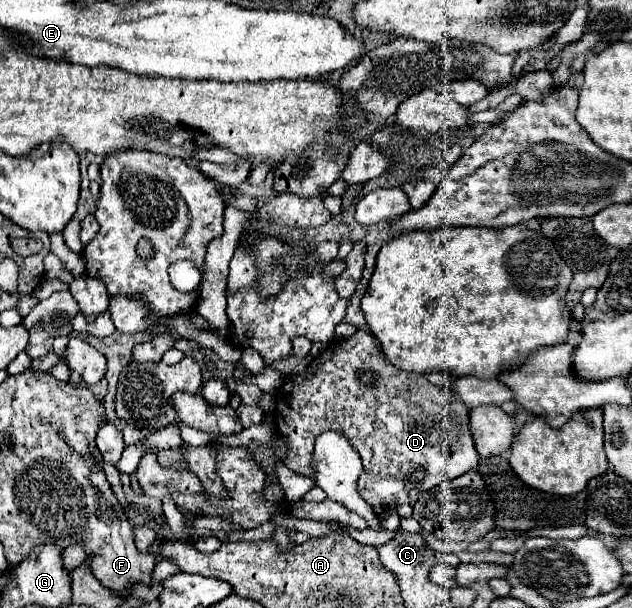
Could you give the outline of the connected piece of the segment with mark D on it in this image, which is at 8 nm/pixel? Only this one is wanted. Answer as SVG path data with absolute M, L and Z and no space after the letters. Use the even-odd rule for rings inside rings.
M355 331L355 335L351 335L347 339L333 339L331 345L317 359L313 359L313 363L303 373L289 375L285 379L285 383L281 385L281 389L277 393L277 421L275 421L275 425L277 425L277 429L281 433L285 433L287 443L289 443L287 467L297 471L299 475L305 475L305 477L311 477L311 467L309 465L311 465L311 455L313 455L313 445L315 445L317 435L321 435L323 431L339 431L341 435L345 435L351 441L351 445L357 449L361 459L363 459L363 471L361 471L361 475L357 479L357 491L375 511L381 511L385 505L403 505L403 503L413 505L423 491L429 491L435 485L447 483L447 481L451 481L451 479L455 479L455 477L459 477L459 475L463 475L463 473L467 473L467 471L471 471L471 469L475 469L479 465L475 443L473 443L473 437L471 437L471 431L469 431L469 411L465 409L465 405L461 405L461 401L455 401L453 395L445 393L443 389L431 385L425 375L421 375L421 373L407 373L407 371L401 371L401 369L393 367L385 359L385 355L383 355L383 351L379 347L379 341L371 333L365 333L365 331ZM361 369L369 369L369 371L373 371L377 375L377 383L373 387L365 387L365 385L359 383L357 371L361 371Z

